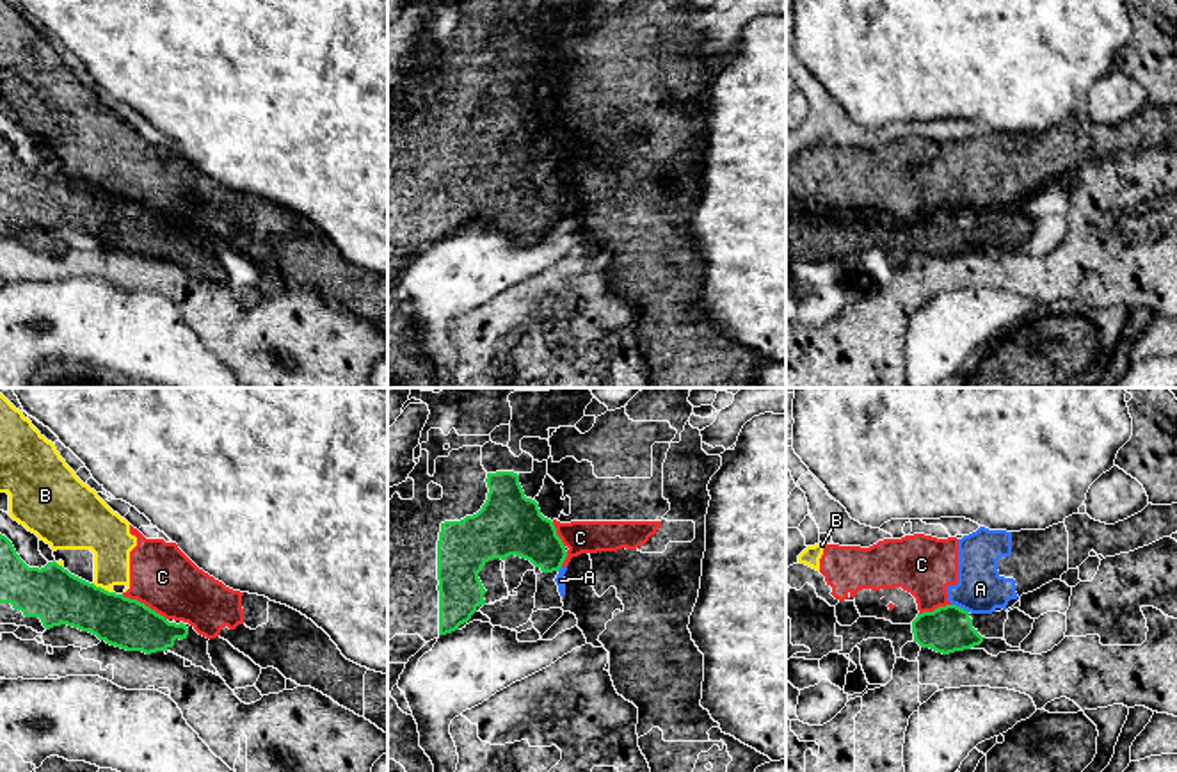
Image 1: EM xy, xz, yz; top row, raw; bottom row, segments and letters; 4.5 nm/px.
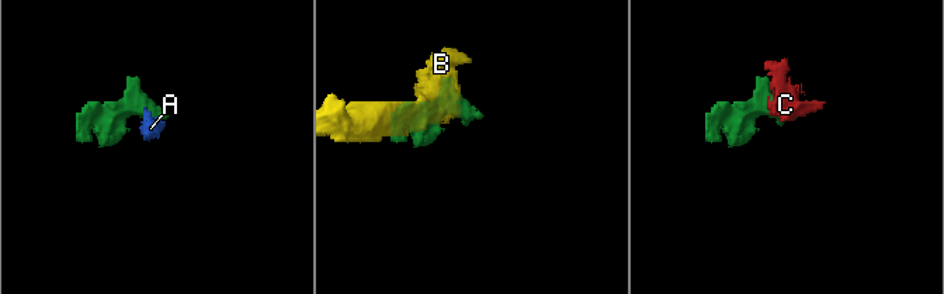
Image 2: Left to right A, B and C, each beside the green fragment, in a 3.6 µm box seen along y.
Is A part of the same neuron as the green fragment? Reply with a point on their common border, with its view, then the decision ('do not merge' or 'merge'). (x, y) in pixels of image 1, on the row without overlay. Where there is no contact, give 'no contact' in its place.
yz (959, 209) | do not merge

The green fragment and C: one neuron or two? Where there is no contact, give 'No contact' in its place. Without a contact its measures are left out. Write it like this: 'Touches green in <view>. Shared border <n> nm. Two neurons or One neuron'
Touches green in xy. Shared border 240 nm. Two neurons

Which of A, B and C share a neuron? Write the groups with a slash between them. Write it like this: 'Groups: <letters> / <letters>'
Groups: A B C

